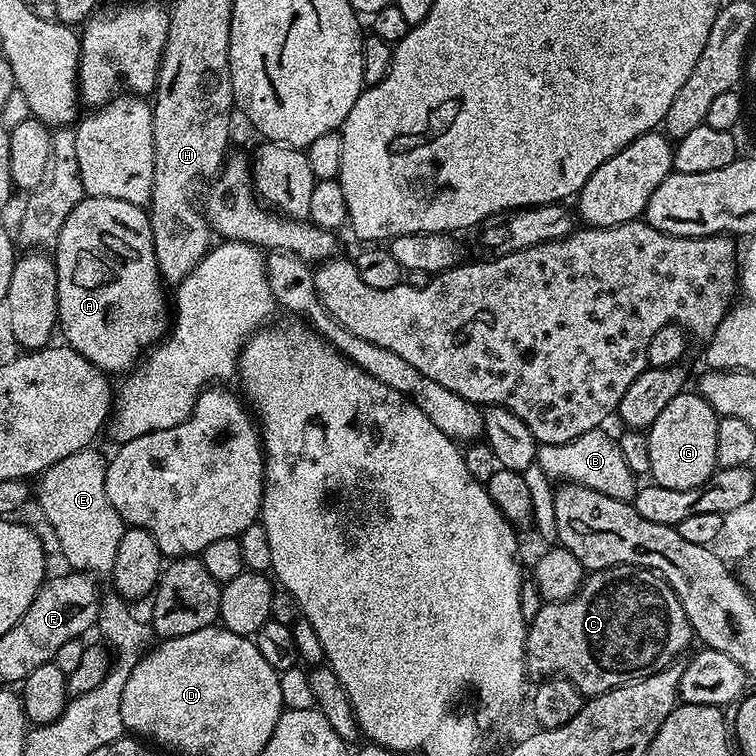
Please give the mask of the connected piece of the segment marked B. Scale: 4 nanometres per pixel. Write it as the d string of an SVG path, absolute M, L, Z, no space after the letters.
M599 427L583 433L572 441L566 441L562 445L540 444L538 448L538 465L548 475L552 482L567 482L569 484L581 484L590 490L598 490L602 494L610 494L610 498L631 501L636 495L638 487L637 477L633 476L630 466L626 466L626 458L622 458L622 450L615 439L612 440Z

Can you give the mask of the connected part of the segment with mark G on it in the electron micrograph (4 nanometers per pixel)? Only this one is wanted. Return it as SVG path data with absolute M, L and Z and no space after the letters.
M683 390L670 398L666 410L654 418L646 435L650 446L650 476L655 483L670 490L688 492L691 488L702 488L717 471L718 417L695 391Z

